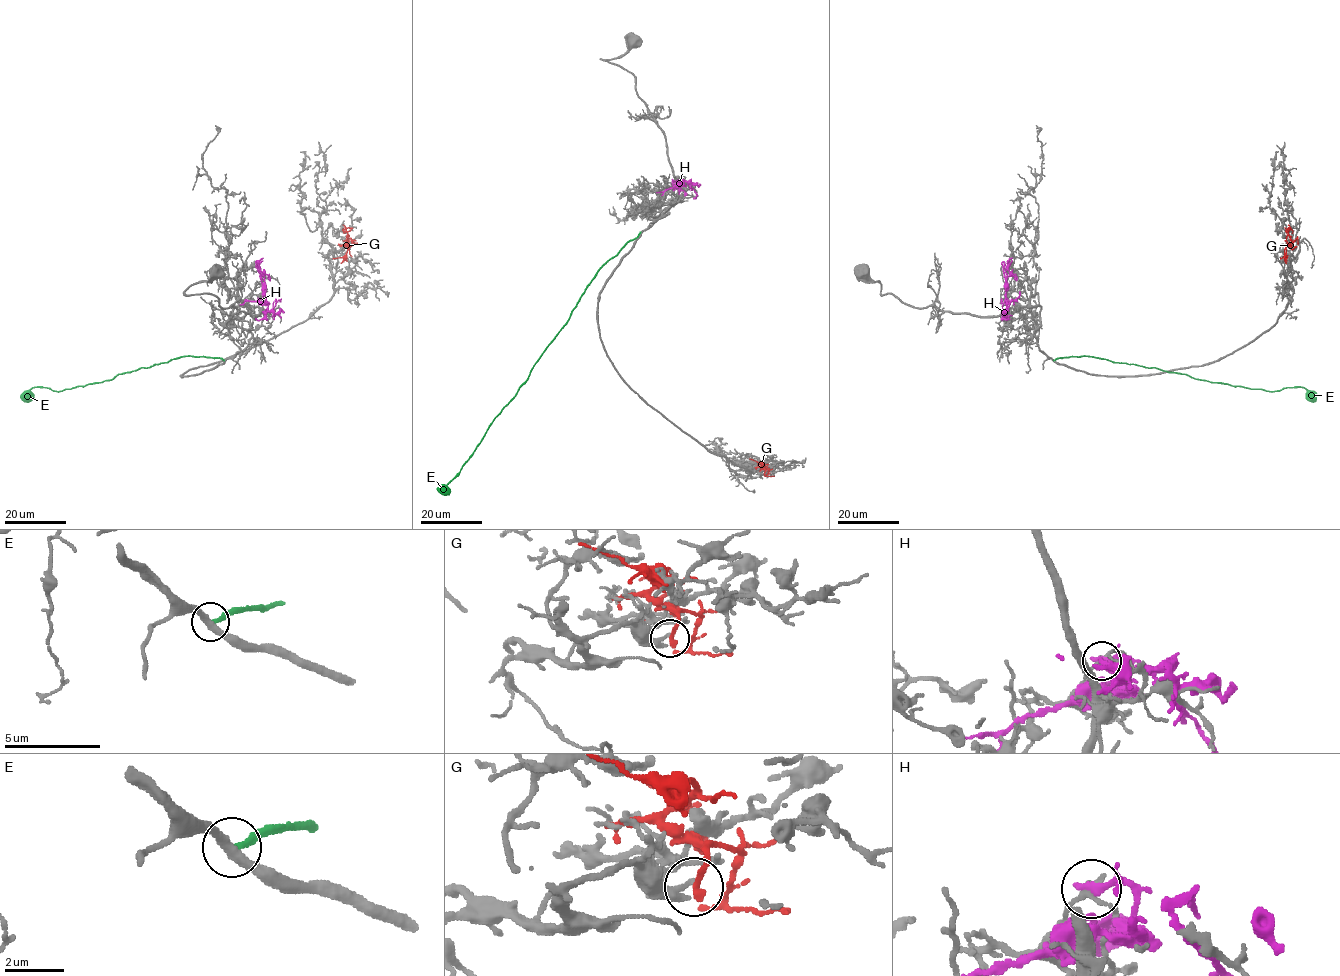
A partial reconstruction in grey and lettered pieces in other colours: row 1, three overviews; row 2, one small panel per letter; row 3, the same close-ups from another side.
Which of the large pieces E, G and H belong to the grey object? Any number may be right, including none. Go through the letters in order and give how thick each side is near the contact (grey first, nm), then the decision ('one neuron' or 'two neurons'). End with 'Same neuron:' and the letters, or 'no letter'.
E: 360/220 nm | two neurons
G: 240/240 nm | two neurons
H: 190/280 nm | two neurons
Same neuron: no letter

